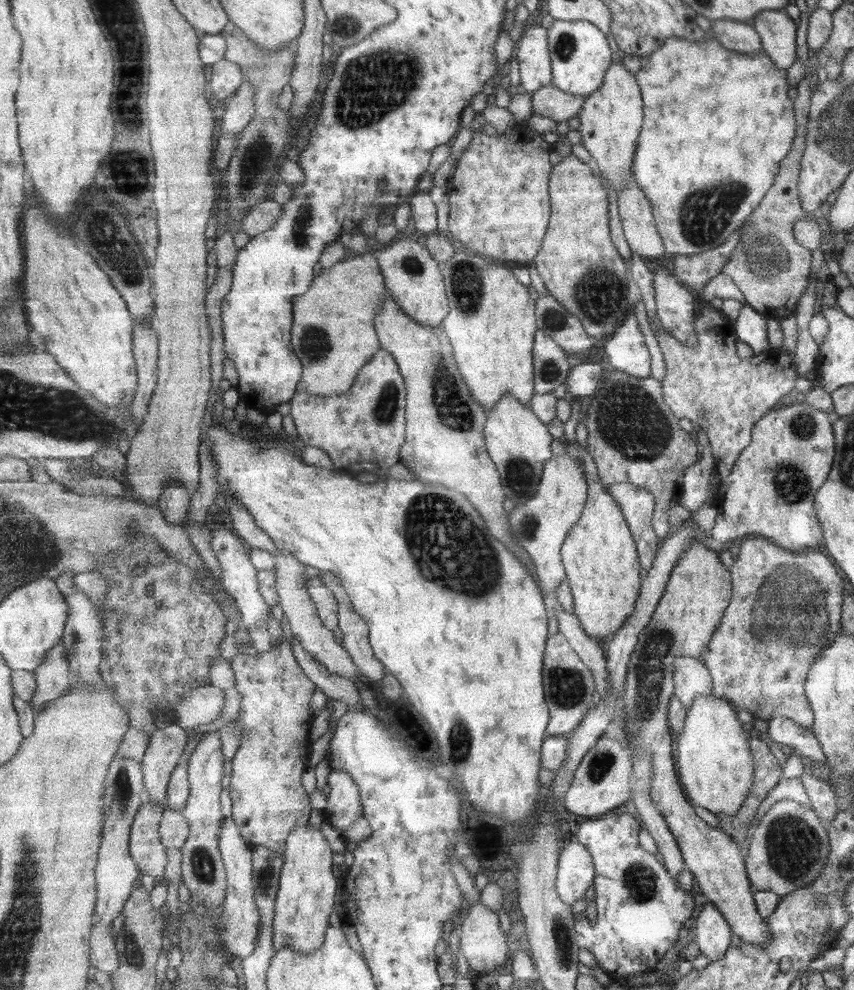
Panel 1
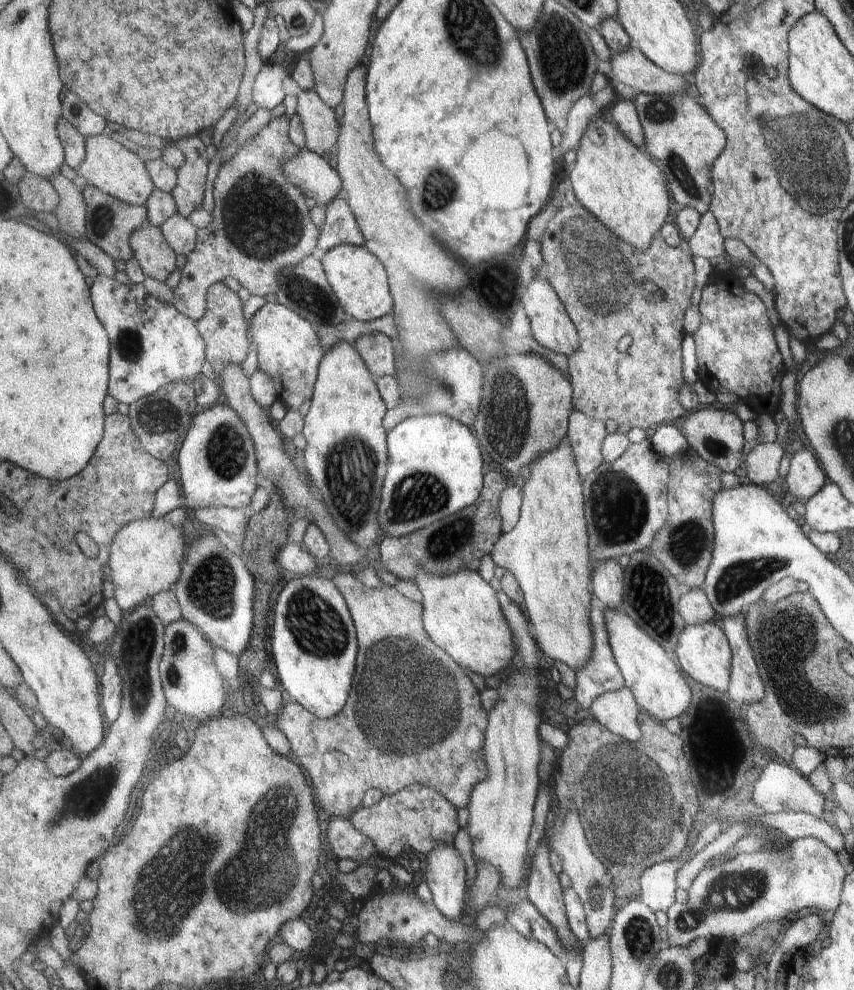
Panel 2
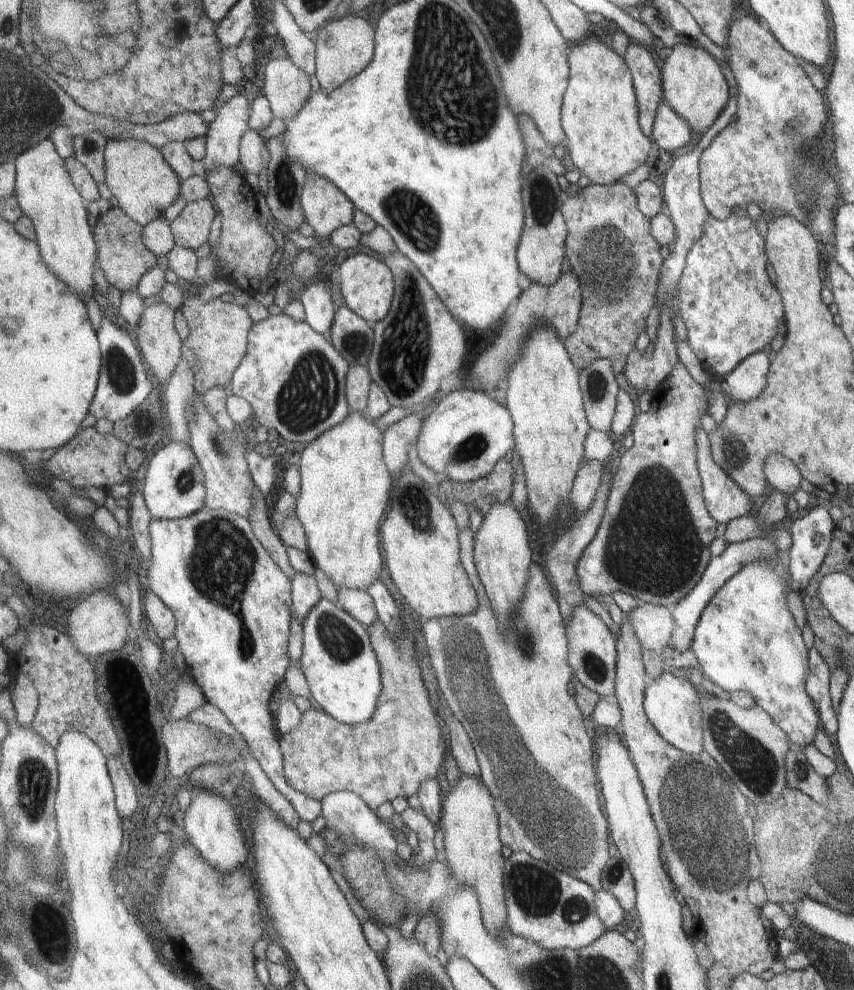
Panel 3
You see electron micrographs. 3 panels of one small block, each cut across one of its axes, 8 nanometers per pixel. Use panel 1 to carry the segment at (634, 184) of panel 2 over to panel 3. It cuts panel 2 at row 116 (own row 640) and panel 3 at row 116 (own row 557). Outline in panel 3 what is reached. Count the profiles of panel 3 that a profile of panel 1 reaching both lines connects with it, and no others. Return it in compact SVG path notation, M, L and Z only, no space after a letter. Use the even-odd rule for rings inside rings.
M597 37L572 44L571 78L565 92L562 122L569 140L568 153L580 174L597 185L619 183L626 174L649 160L653 139L641 130L640 106L628 62Z

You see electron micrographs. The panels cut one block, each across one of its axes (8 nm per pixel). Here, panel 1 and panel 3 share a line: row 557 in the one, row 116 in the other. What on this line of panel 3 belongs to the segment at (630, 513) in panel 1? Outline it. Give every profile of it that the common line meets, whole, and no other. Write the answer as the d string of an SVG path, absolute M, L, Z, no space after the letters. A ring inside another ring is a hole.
M637 44L628 45L624 59L632 70L636 86L641 130L652 139L657 110L661 102L665 101L662 68L657 66L657 60L647 48Z

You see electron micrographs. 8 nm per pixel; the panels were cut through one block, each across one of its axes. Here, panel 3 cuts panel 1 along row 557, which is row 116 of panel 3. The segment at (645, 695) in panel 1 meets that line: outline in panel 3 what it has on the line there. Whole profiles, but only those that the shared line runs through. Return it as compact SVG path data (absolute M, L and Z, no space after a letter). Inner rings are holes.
M679 43L672 47L671 54L664 61L662 78L665 100L683 120L687 120L694 133L703 136L727 100L727 82L723 80L717 62L701 47Z

